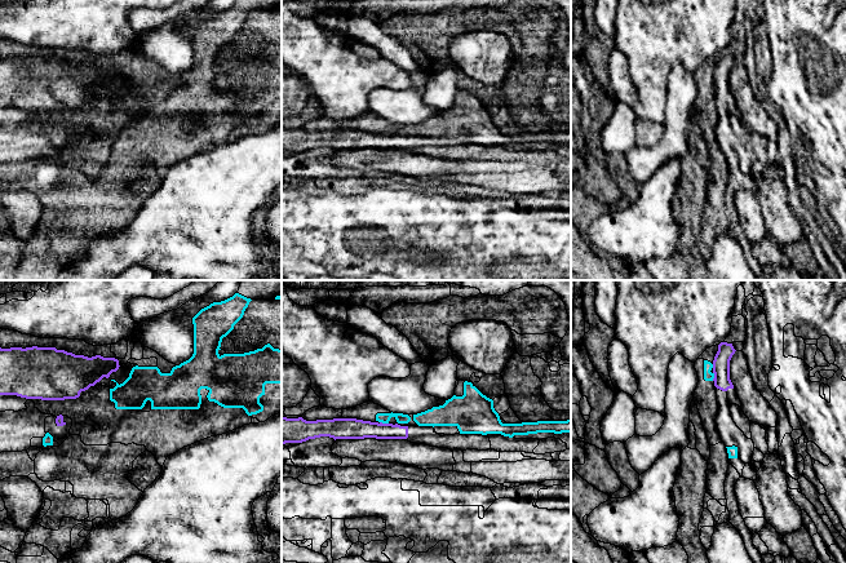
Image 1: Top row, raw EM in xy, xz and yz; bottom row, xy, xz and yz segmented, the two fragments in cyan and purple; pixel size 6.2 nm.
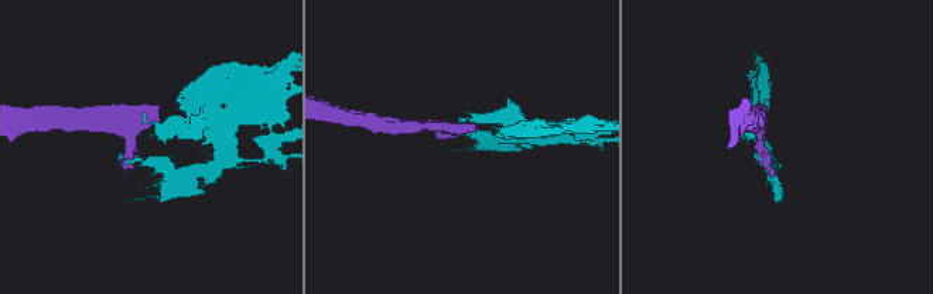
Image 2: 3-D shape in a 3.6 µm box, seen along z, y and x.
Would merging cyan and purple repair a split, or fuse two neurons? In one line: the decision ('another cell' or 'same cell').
another cell

